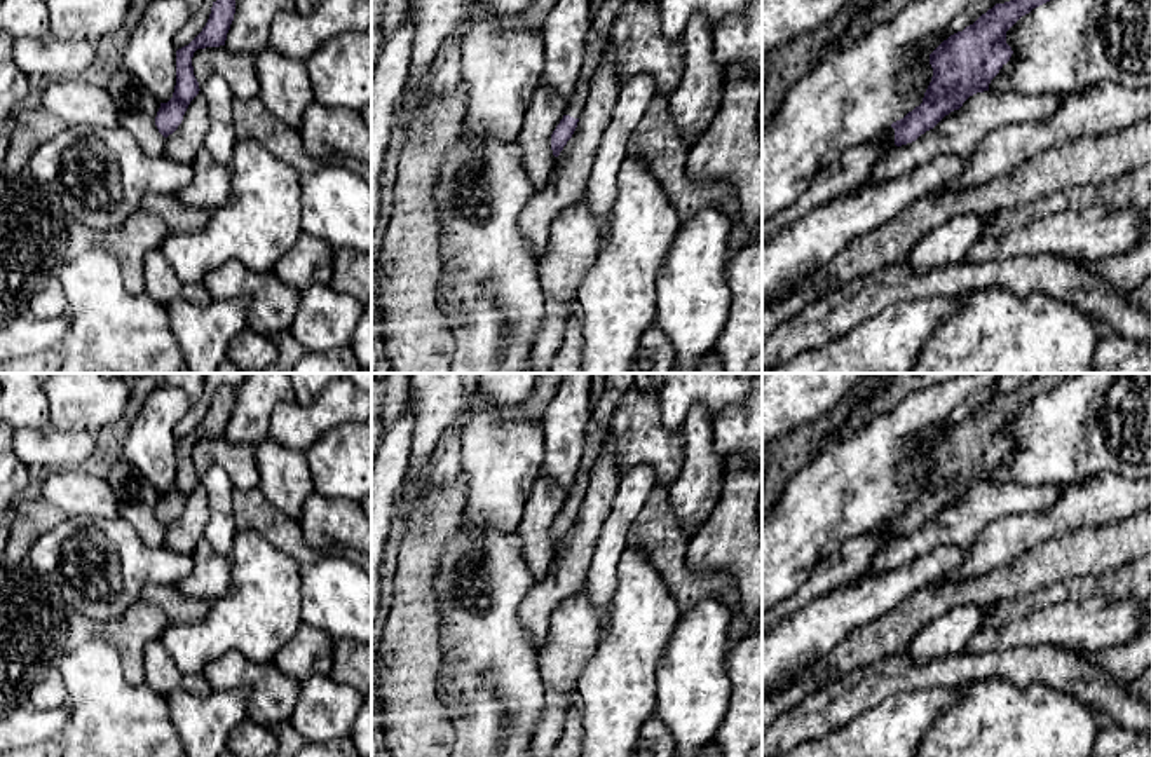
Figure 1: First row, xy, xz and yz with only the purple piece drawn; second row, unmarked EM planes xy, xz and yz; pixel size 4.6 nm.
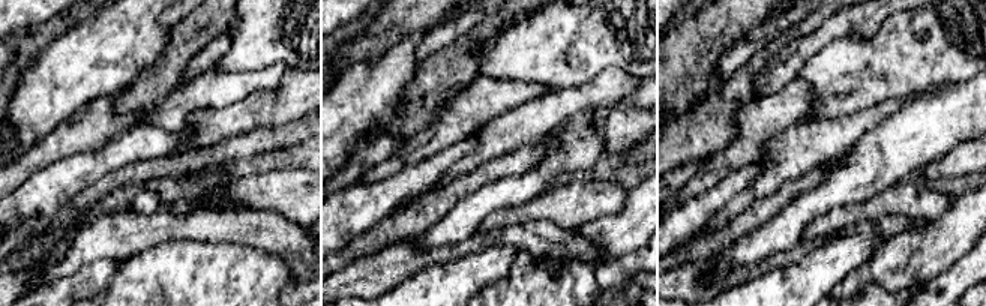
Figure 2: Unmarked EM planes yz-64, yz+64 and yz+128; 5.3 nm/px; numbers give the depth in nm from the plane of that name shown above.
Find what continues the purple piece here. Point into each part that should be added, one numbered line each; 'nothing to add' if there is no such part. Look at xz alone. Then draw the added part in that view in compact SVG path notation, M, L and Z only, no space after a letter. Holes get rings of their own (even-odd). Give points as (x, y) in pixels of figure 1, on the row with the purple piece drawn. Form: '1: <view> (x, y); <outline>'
1: xz (599, 37); M602 0L600 7L591 12L591 24L584 45L584 61L563 115L570 115L574 119L582 115L589 94L589 84L602 63L605 49L612 42L612 24L626 2L628 0Z

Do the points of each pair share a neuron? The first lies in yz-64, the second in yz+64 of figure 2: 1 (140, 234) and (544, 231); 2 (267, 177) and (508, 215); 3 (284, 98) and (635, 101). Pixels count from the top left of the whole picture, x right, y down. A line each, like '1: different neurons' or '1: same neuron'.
1: same neuron
2: same neuron
3: different neurons

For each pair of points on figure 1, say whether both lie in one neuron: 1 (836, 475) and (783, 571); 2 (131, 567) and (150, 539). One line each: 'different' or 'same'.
1: same
2: different

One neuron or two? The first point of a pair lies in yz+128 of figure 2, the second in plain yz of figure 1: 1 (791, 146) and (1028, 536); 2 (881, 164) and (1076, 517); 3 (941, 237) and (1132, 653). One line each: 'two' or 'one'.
1: one
2: two
3: one

